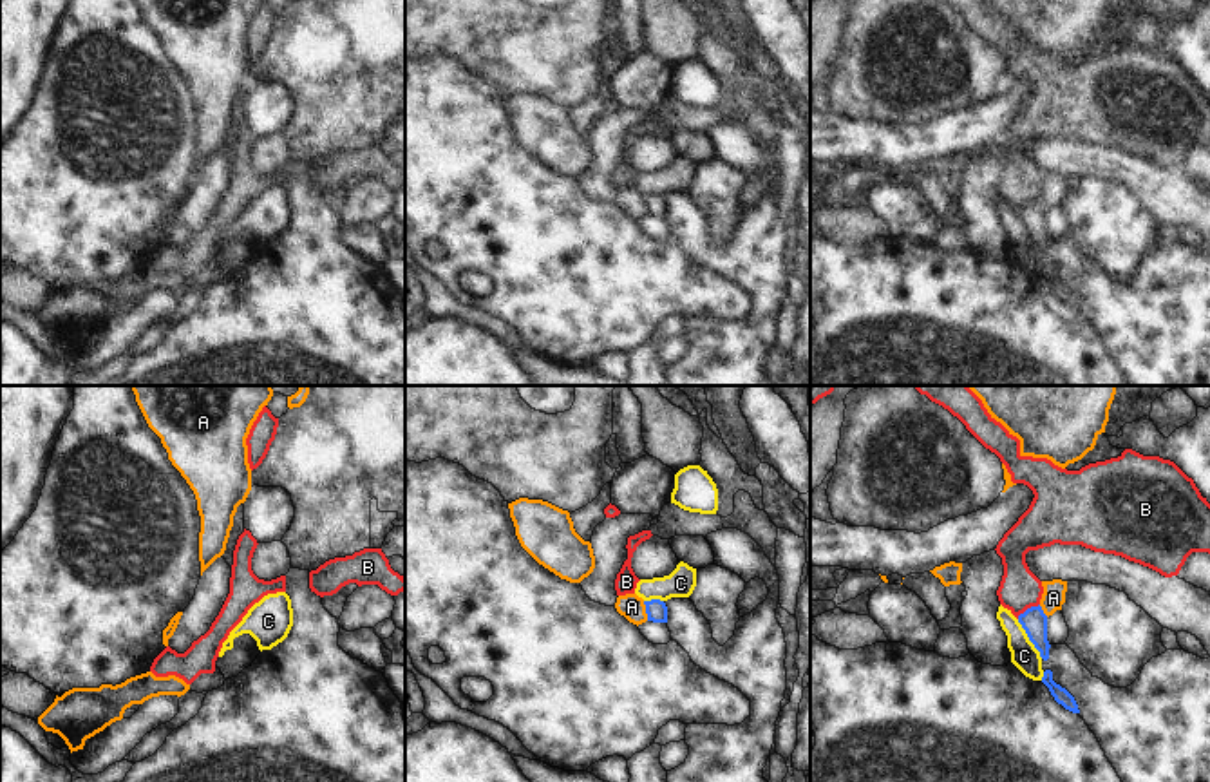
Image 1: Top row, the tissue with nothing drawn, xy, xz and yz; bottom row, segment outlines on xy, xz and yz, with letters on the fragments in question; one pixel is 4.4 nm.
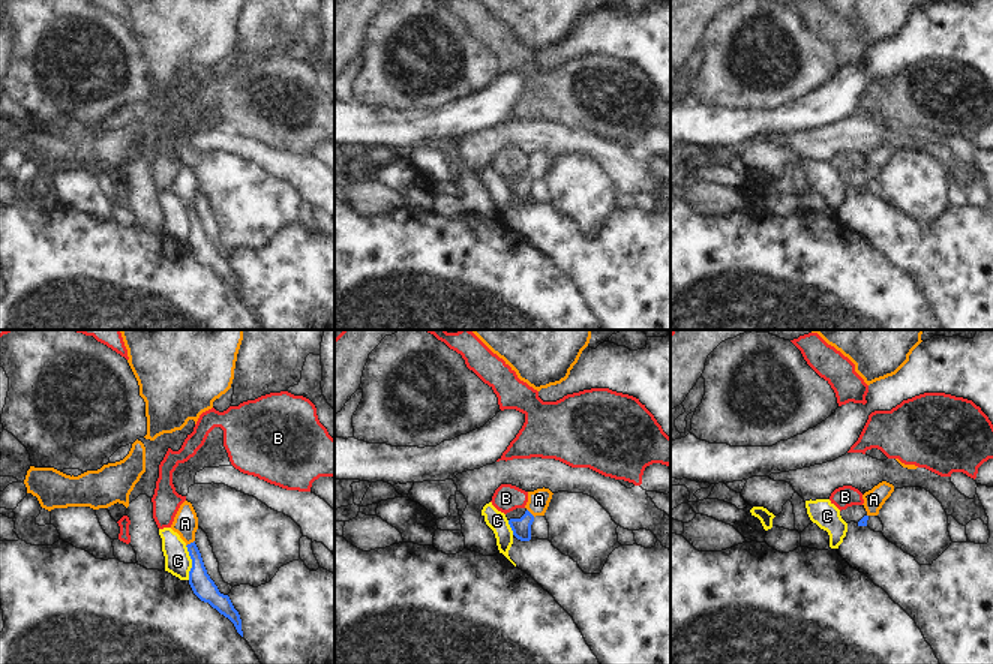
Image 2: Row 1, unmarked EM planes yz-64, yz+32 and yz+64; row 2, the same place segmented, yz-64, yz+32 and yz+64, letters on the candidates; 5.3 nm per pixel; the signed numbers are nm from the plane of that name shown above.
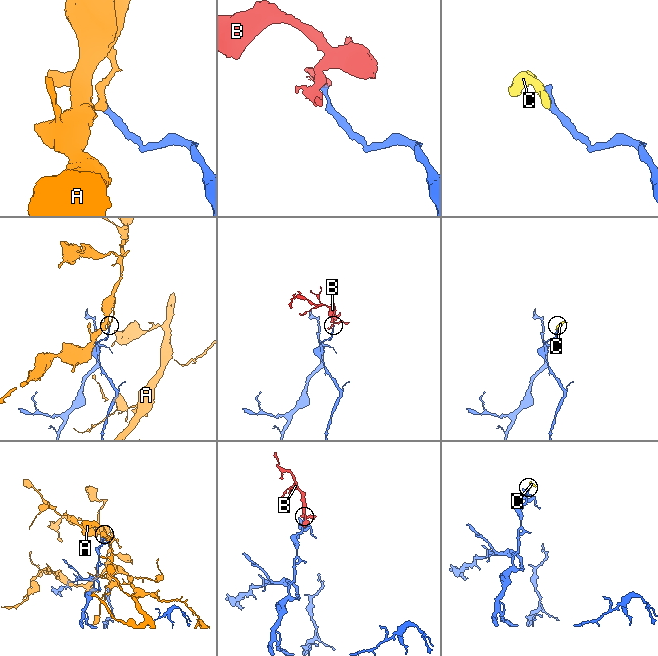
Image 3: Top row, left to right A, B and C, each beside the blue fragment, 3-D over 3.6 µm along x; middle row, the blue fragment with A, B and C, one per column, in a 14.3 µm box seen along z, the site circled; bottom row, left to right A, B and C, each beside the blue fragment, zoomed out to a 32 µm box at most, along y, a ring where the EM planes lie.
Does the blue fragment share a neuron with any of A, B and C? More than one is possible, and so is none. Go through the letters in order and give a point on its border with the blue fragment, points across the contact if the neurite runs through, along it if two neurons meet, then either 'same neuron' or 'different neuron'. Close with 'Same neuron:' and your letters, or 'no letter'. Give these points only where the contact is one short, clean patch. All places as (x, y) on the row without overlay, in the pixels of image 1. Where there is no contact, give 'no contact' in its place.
A: contact xz (646, 205); border xz (642, 196), (648, 214); different neuron
B: contact yz (1028, 203); border yz (1039, 198), (1017, 212); different neuron
C: contact yz (1030, 234); border yz (1017, 214), (1042, 252); different neuron
Same neuron: no letter

